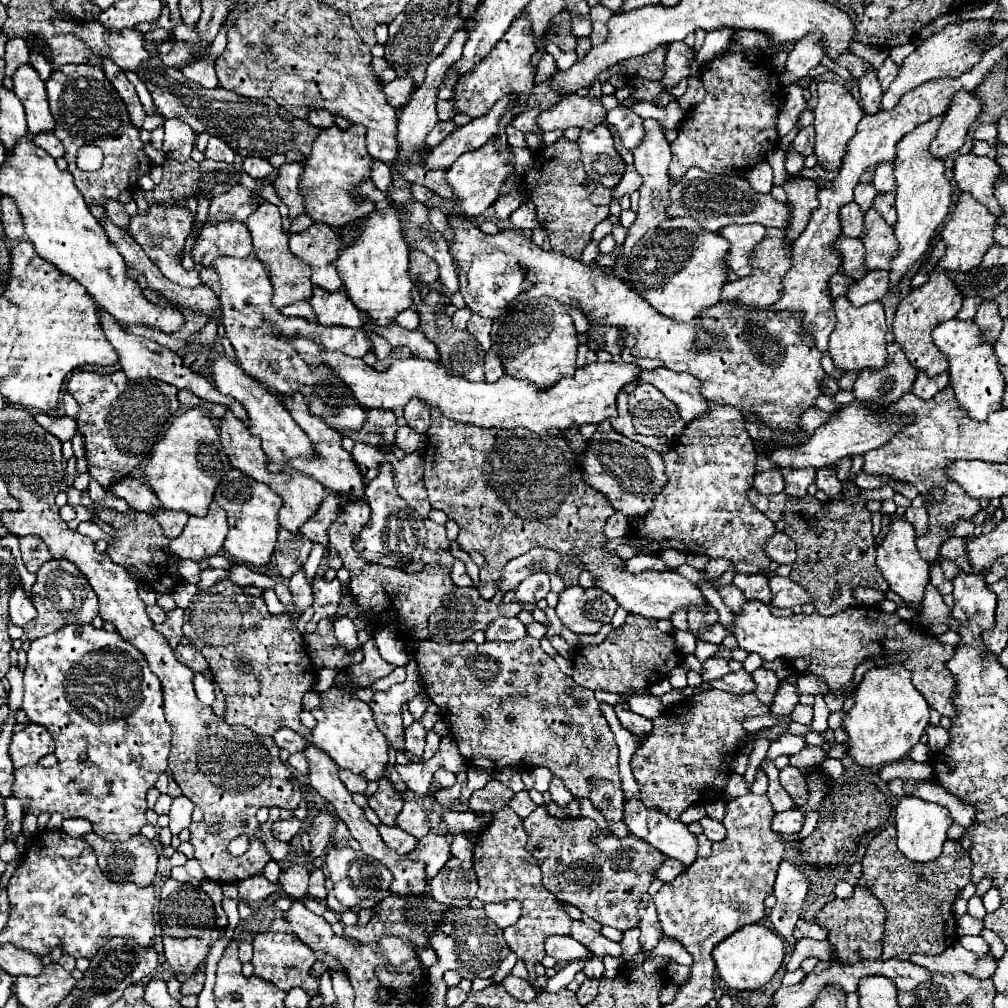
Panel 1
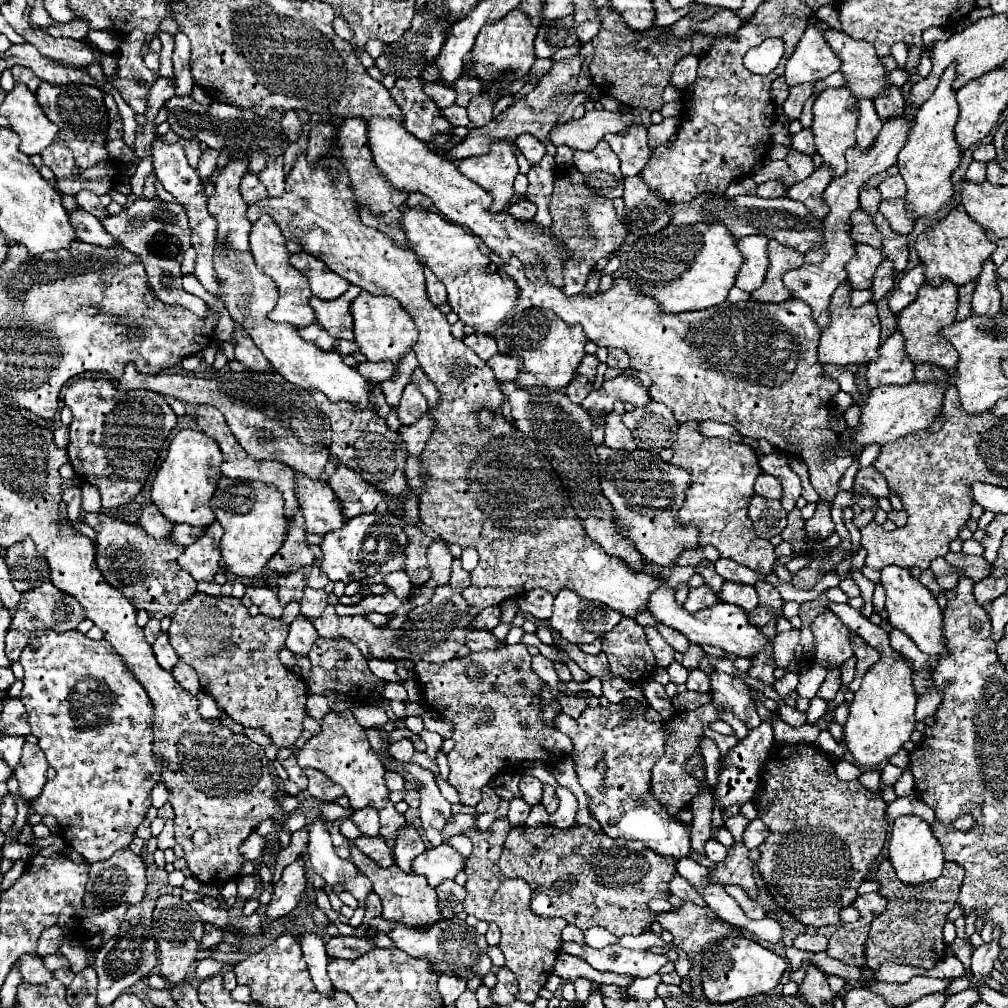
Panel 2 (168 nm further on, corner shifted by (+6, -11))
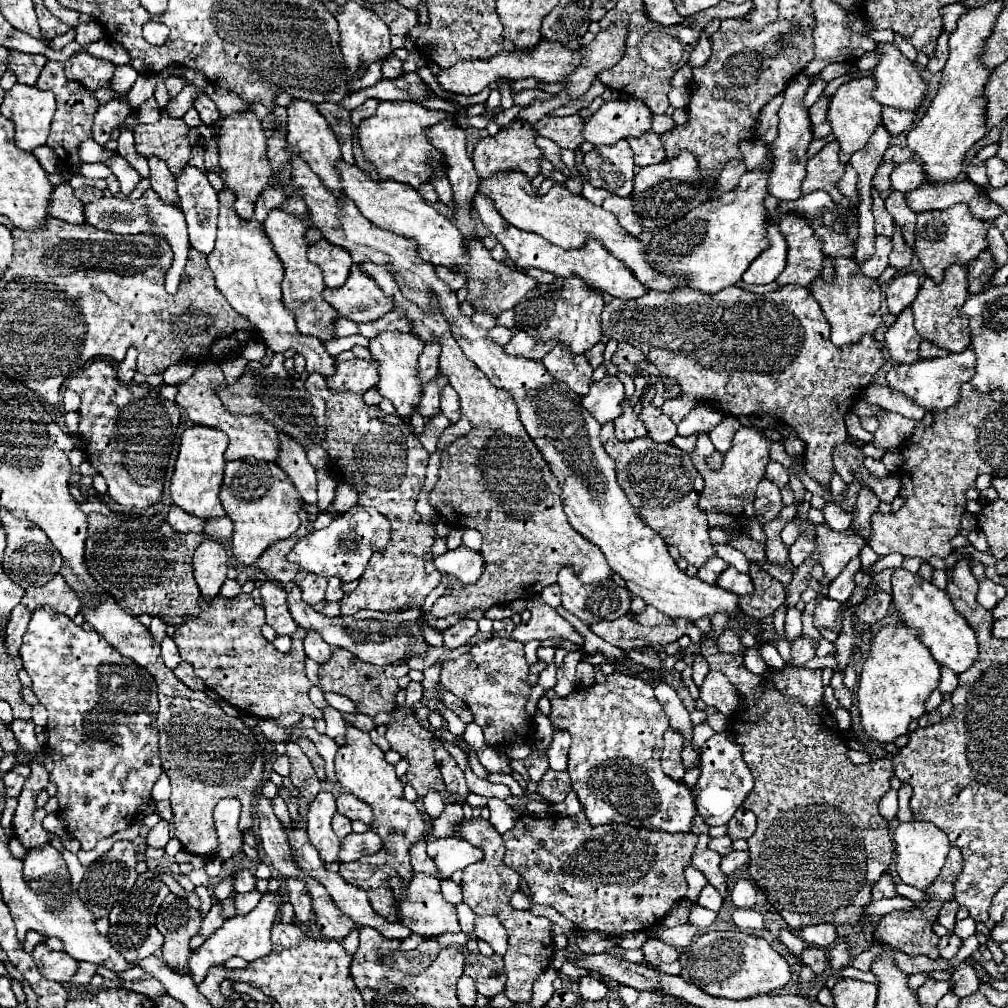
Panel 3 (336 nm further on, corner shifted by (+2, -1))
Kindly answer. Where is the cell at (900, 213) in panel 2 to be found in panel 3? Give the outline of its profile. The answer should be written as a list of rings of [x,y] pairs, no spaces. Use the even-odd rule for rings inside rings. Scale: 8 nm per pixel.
[[[970,180],[964,182],[948,182],[948,184],[924,184],[918,190],[906,194],[906,204],[916,214],[924,210],[942,210],[950,208],[958,202],[966,202],[970,212],[982,220],[994,220],[1004,210],[982,196],[982,188],[972,184]]]

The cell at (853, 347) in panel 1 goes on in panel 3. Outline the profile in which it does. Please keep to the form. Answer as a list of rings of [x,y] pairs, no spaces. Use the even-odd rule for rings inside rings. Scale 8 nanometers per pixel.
[[[834,258],[834,268],[836,268],[834,284],[824,284],[818,278],[814,280],[810,290],[832,328],[830,340],[834,342],[834,346],[844,348],[844,346],[852,346],[854,342],[860,342],[862,336],[866,334],[874,336],[876,328],[880,326],[882,322],[880,286],[876,284],[876,280],[866,278],[852,258]]]

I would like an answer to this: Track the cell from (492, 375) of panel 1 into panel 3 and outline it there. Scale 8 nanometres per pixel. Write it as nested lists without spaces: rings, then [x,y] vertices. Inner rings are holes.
[[[516,332],[512,336],[512,340],[504,346],[506,354],[510,356],[522,356],[522,358],[530,358],[530,360],[542,360],[546,356],[546,352],[554,346],[554,342],[546,342],[546,344],[538,344],[534,338],[530,338],[526,332]]]

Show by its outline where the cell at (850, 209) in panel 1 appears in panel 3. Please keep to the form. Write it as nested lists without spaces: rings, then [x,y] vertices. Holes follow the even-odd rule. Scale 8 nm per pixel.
[[[872,188],[872,214],[876,218],[876,234],[882,236],[892,236],[892,218],[884,206],[884,200],[878,196],[878,192]]]

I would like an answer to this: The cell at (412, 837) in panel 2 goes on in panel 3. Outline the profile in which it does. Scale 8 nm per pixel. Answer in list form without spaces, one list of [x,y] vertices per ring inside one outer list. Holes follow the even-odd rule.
[[[424,838],[418,840],[418,842],[414,842],[414,846],[410,848],[410,856],[412,856],[412,870],[414,872],[424,872],[424,874],[430,874],[430,876],[438,878],[436,864],[428,856],[428,852],[426,852],[426,840]]]

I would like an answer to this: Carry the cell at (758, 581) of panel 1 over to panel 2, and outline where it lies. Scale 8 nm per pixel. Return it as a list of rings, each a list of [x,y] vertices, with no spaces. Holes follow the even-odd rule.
[[[724,582],[722,590],[720,590],[720,600],[728,602],[728,604],[736,604],[736,606],[744,608],[746,612],[750,612],[758,604],[758,594],[756,594],[754,586],[736,584],[736,582]]]

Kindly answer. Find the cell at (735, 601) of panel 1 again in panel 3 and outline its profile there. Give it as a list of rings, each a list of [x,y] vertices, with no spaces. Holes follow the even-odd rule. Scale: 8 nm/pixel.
[[[612,436],[604,448],[616,462],[618,484],[622,486],[630,504],[640,514],[640,518],[664,538],[668,546],[676,546],[680,556],[696,568],[700,568],[706,558],[716,556],[708,538],[706,514],[698,508],[698,496],[704,482],[686,452],[670,442],[658,444],[648,436],[630,442],[620,442]]]

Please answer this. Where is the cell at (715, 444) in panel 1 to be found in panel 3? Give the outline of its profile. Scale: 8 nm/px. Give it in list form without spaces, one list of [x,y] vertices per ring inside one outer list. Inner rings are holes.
[[[740,428],[734,434],[732,440],[732,448],[728,452],[724,452],[722,458],[722,468],[720,470],[712,470],[708,466],[708,458],[716,452],[710,436],[706,432],[700,432],[696,438],[696,448],[694,452],[690,452],[690,458],[694,462],[694,466],[698,468],[698,472],[704,478],[704,490],[700,494],[698,506],[706,512],[708,516],[708,526],[710,528],[722,528],[728,532],[728,544],[734,546],[736,550],[744,552],[744,556],[750,562],[762,564],[766,562],[766,554],[764,554],[764,544],[752,540],[748,524],[754,520],[754,494],[756,494],[756,486],[758,482],[764,478],[764,468],[770,462],[770,454],[768,454],[768,438],[758,432],[756,428]]]

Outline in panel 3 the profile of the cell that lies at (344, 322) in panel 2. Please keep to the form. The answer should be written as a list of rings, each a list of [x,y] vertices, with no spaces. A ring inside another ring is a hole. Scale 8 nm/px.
[[[356,264],[352,266],[342,288],[326,288],[322,296],[342,318],[350,318],[352,322],[374,322],[394,308],[394,302],[378,288],[374,280],[362,274]]]

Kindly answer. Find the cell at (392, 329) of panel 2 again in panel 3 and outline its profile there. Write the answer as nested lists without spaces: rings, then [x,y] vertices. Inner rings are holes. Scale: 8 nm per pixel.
[[[380,332],[376,338],[370,340],[368,350],[372,352],[372,358],[380,362],[380,380],[376,384],[378,392],[392,400],[398,416],[406,418],[410,416],[410,412],[418,406],[420,396],[422,396],[422,386],[420,380],[416,378],[416,366],[418,366],[418,354],[422,352],[422,338],[412,334],[412,332]]]

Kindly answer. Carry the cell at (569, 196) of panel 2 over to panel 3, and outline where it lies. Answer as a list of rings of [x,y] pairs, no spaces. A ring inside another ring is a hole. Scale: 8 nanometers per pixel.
[[[608,196],[602,204],[604,210],[612,212],[620,226],[630,234],[630,236],[638,236],[642,232],[642,224],[640,218],[636,216],[634,208],[632,208],[632,200],[630,198],[620,198],[620,196]]]

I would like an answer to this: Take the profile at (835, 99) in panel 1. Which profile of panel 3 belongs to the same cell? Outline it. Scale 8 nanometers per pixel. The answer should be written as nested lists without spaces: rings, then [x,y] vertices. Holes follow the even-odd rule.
[[[864,76],[864,78],[856,78],[856,80],[850,80],[850,82],[842,84],[836,90],[836,94],[830,98],[828,122],[832,126],[834,138],[840,142],[840,160],[842,160],[842,164],[846,164],[850,160],[850,156],[868,142],[874,128],[880,124],[882,104],[872,100],[872,88],[874,88],[874,78]]]

